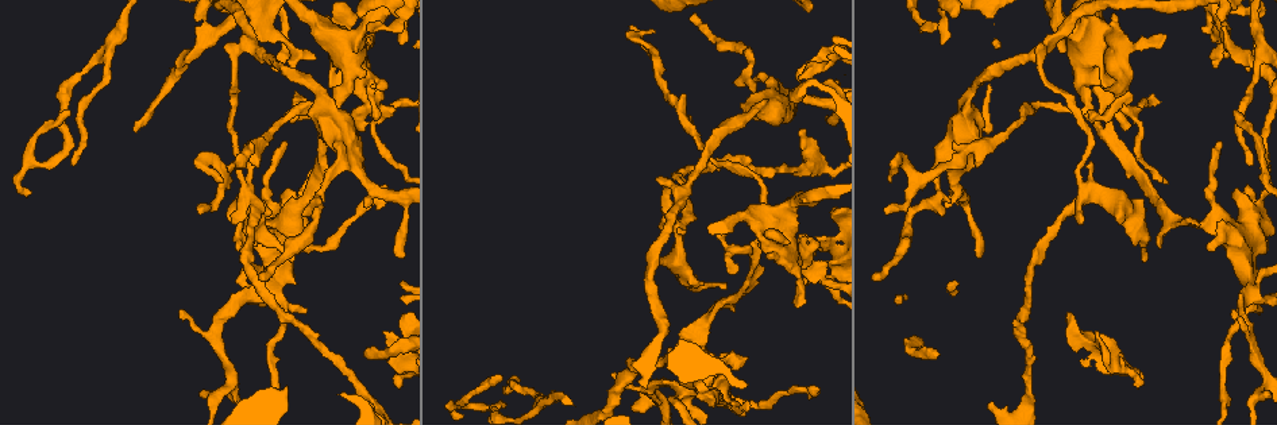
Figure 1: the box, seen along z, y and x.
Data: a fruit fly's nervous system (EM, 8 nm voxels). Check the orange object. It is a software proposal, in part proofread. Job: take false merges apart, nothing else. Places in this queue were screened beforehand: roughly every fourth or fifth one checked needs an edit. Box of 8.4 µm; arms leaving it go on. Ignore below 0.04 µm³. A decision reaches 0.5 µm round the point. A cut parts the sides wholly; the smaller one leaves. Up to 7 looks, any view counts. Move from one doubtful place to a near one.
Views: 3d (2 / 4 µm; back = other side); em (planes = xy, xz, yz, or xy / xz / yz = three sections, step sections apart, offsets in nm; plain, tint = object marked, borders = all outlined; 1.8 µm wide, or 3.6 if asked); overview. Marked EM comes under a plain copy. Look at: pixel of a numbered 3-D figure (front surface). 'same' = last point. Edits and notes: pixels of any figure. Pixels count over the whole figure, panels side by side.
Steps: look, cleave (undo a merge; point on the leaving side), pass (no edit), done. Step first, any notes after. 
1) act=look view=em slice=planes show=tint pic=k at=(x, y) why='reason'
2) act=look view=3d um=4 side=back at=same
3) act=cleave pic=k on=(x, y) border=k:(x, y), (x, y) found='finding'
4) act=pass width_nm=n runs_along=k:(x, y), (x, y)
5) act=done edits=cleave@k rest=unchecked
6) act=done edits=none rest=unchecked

act=look view=em slice=xy step=8 show=tint pic=1 at=(268, 284) why='narrows sharply'

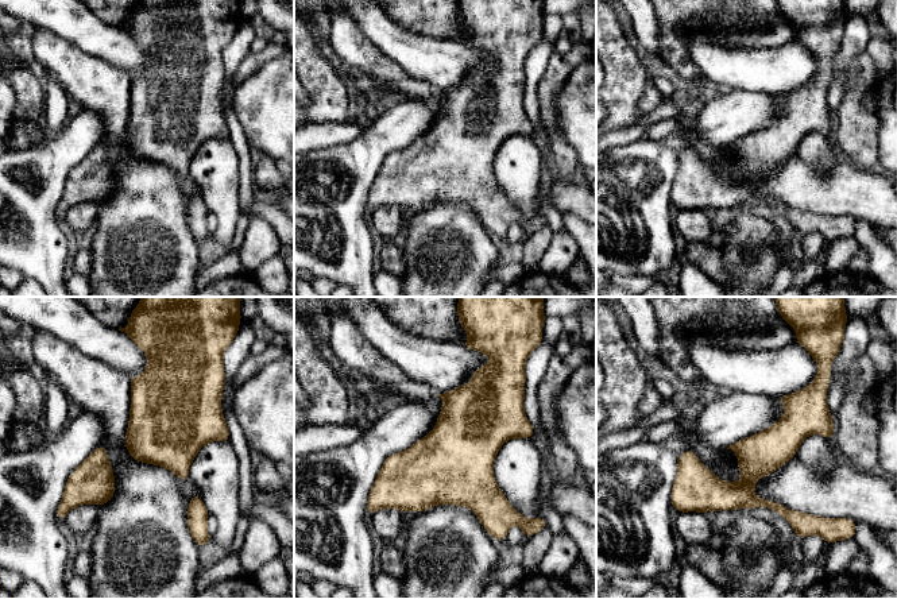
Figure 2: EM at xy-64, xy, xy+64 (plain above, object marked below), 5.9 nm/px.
act=look view=em slice=planes show=tint at=same why='cut it another way'

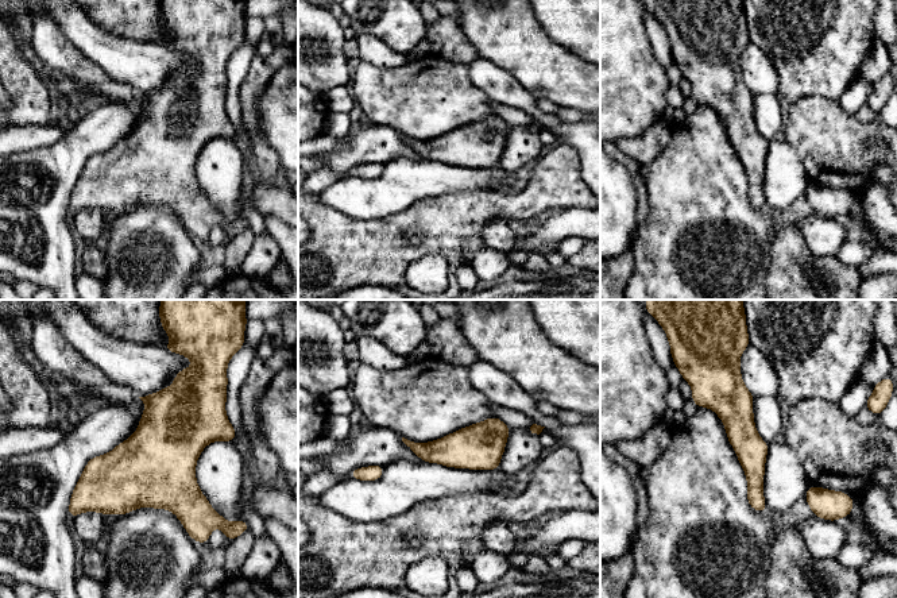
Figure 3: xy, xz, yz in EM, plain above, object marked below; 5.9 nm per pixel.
act=cleave pic=3 on=(127, 450) width_nm=180 border=3:(138, 431), (135, 459), (100, 456) found='a second neuron is stuck on'

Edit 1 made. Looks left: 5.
act=look view=overview

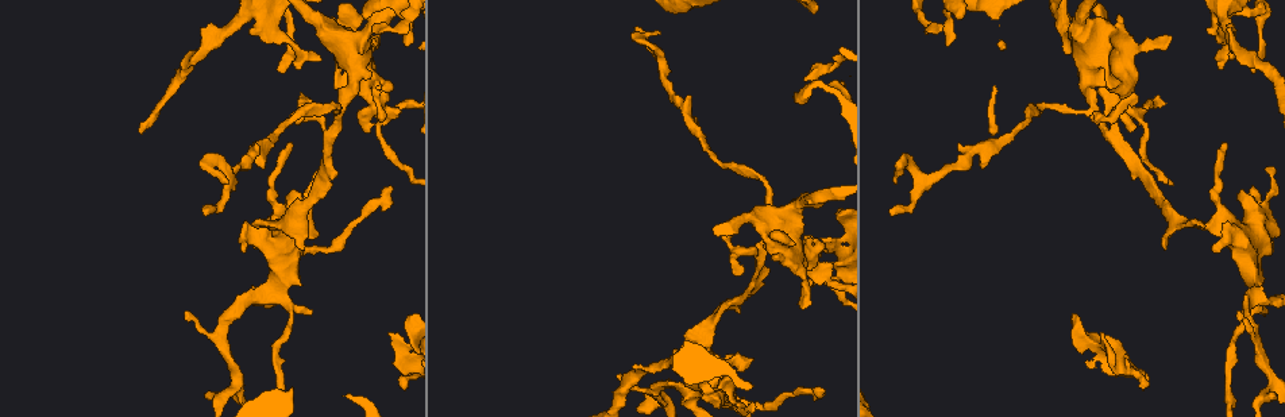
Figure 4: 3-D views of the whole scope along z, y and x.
act=look view=em slice=planes show=tint pic=4 at=(388, 112) why='three arms meet'

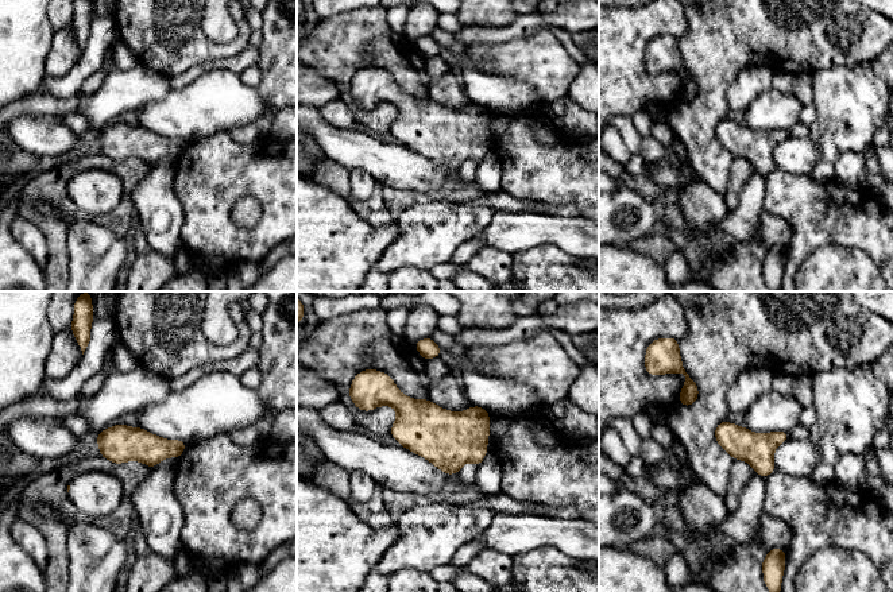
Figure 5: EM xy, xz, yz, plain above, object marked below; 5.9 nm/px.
act=pass found='one neuron here'

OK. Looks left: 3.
act=done edits=cleave@3 rest=unchecked

